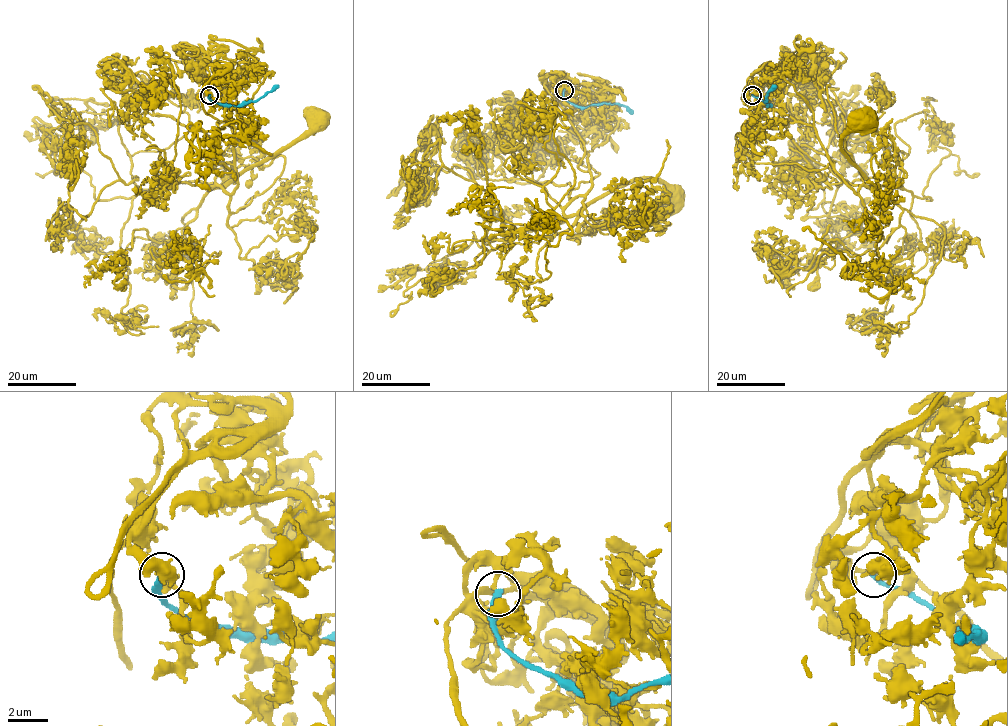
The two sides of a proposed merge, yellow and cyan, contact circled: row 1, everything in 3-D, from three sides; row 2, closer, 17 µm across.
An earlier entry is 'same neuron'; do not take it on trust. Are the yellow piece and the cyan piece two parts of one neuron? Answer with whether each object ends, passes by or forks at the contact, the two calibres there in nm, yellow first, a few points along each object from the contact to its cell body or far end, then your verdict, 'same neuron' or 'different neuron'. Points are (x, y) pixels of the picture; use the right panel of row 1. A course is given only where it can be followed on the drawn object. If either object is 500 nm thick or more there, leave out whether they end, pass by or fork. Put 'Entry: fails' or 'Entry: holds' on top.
Entry: fails
yellow ends there; cyan ends there; 190 nm thick on the yellow side, 320 nm on the other; yellow runs (753, 95), (814, 128), (856, 193), (878, 188), (841, 149), (841, 135), (862, 118); cyan runs (753, 95), (768, 106), (766, 95), (776, 85); different neuron

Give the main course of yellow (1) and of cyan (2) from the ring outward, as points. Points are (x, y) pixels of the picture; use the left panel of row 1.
1: (209, 95), (201, 92), (202, 108), (233, 137), (237, 187), (226, 193), (209, 189), (285, 149), (317, 118)
2: (209, 95), (211, 100), (221, 104), (239, 106), (256, 102), (278, 85)

